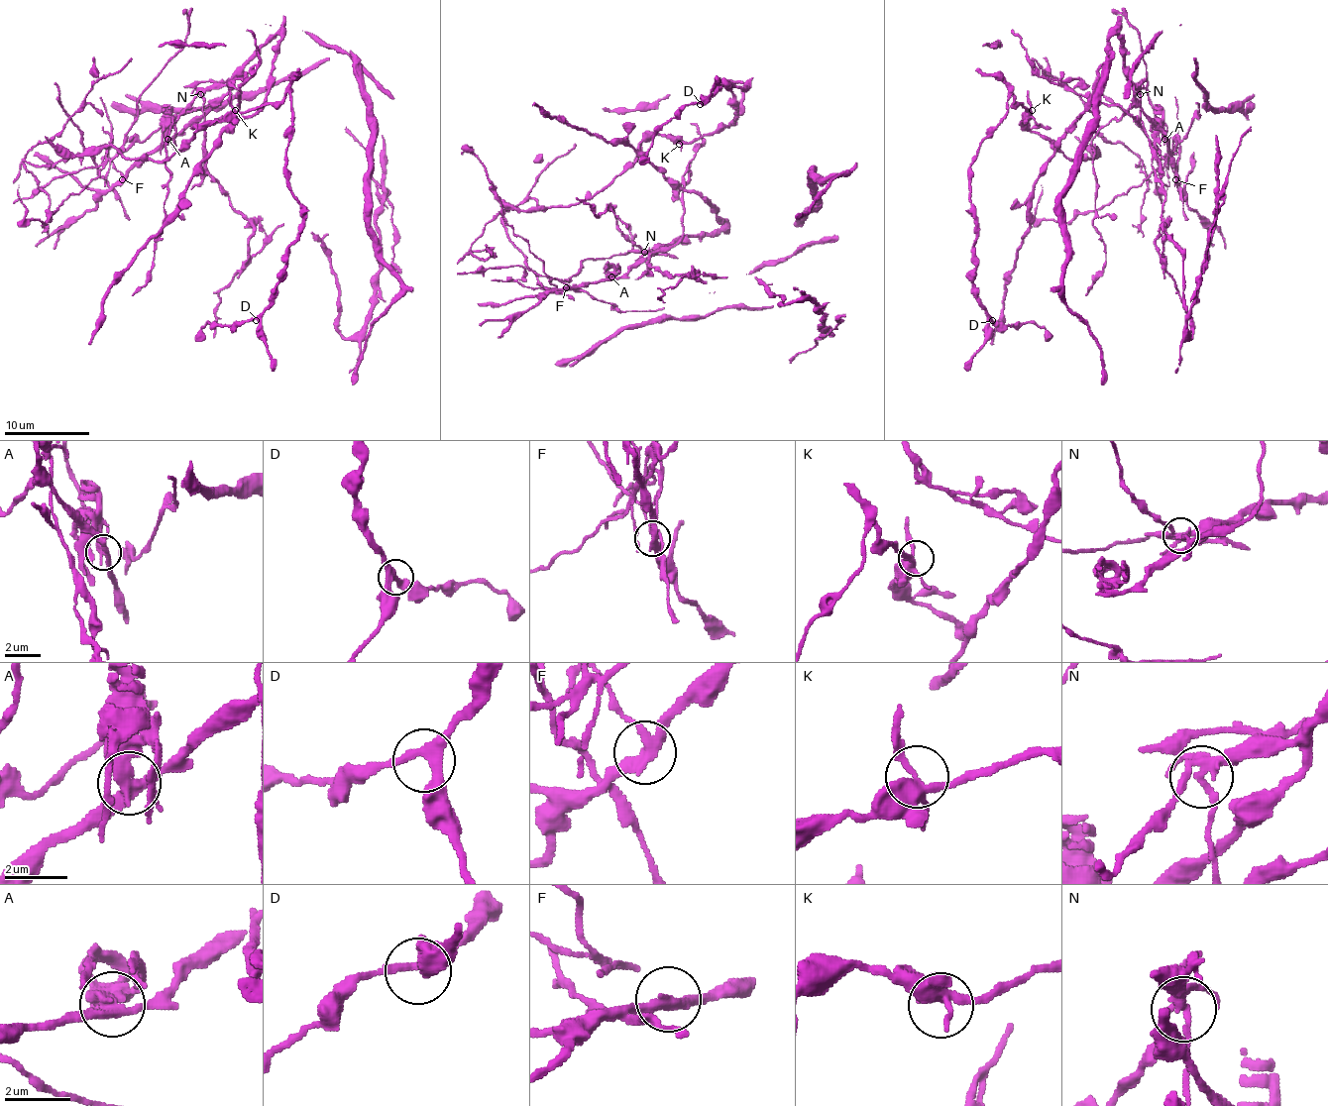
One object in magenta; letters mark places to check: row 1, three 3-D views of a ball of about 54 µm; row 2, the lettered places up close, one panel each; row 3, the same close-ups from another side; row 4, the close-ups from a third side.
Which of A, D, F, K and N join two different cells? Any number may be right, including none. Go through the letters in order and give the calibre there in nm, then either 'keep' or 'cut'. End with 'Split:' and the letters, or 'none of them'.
A: calibre 340 nm; cut
D: calibre 280 nm; keep
F: calibre 300 nm; cut
K: calibre 360 nm; keep
N: calibre 240 nm; cut
Split: A, F, N

